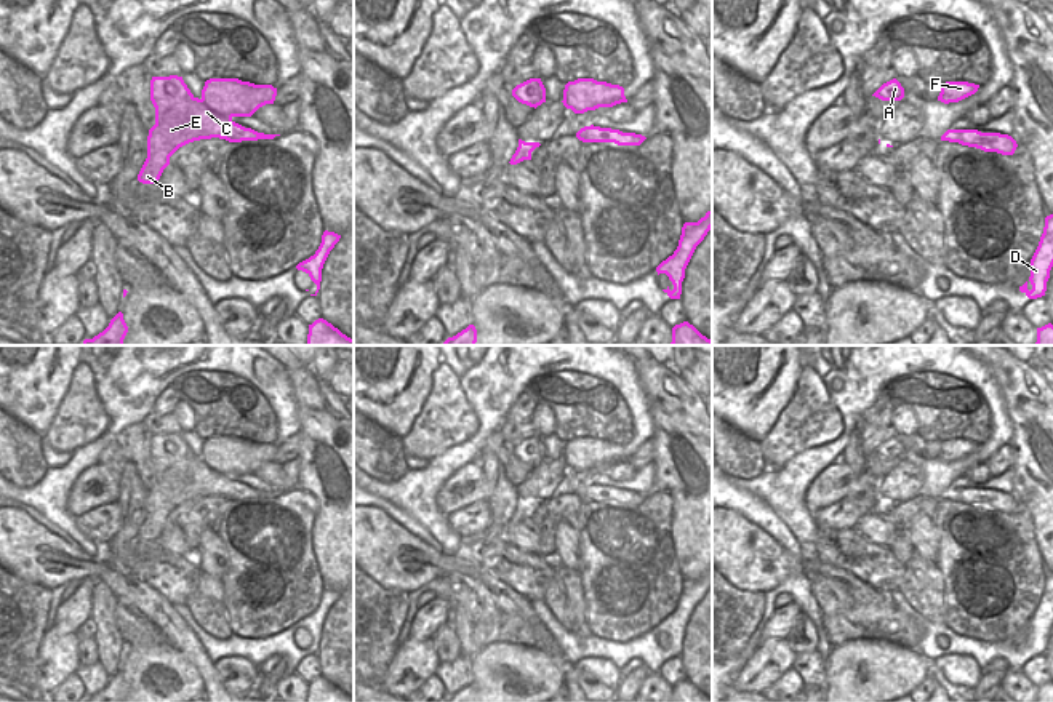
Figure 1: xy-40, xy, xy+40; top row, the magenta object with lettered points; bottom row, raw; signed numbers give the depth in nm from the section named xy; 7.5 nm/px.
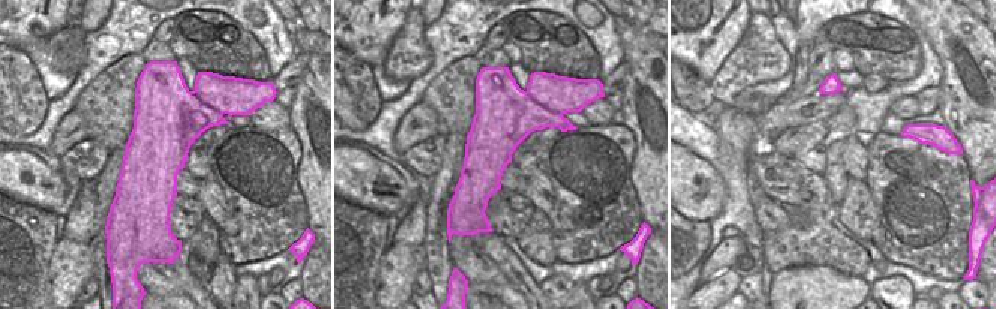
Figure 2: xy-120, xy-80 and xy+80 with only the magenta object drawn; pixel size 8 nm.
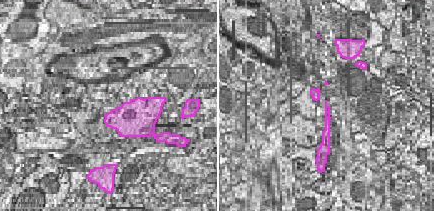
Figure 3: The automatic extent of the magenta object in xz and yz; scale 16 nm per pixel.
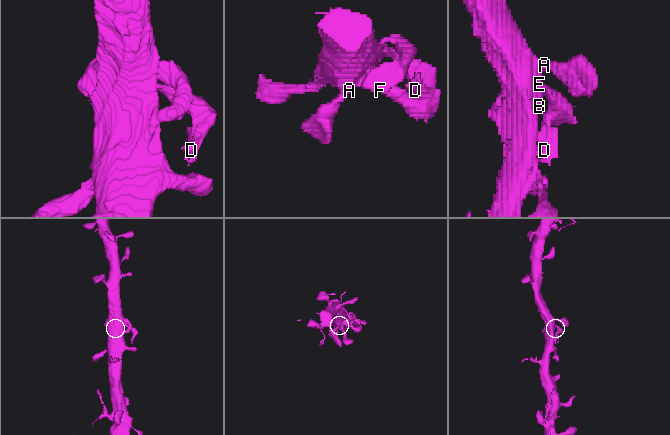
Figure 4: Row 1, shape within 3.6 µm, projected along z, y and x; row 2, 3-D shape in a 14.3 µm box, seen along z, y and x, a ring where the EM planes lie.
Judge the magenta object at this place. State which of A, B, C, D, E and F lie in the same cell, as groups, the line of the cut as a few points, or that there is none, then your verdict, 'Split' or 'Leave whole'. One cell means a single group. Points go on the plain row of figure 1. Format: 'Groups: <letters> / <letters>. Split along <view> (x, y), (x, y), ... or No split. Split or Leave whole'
Groups: A B C D E F. No split. Leave whole.

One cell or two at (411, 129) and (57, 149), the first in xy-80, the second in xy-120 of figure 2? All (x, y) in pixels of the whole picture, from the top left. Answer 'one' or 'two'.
one

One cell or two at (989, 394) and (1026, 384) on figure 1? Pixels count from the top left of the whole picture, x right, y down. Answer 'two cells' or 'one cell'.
two cells

